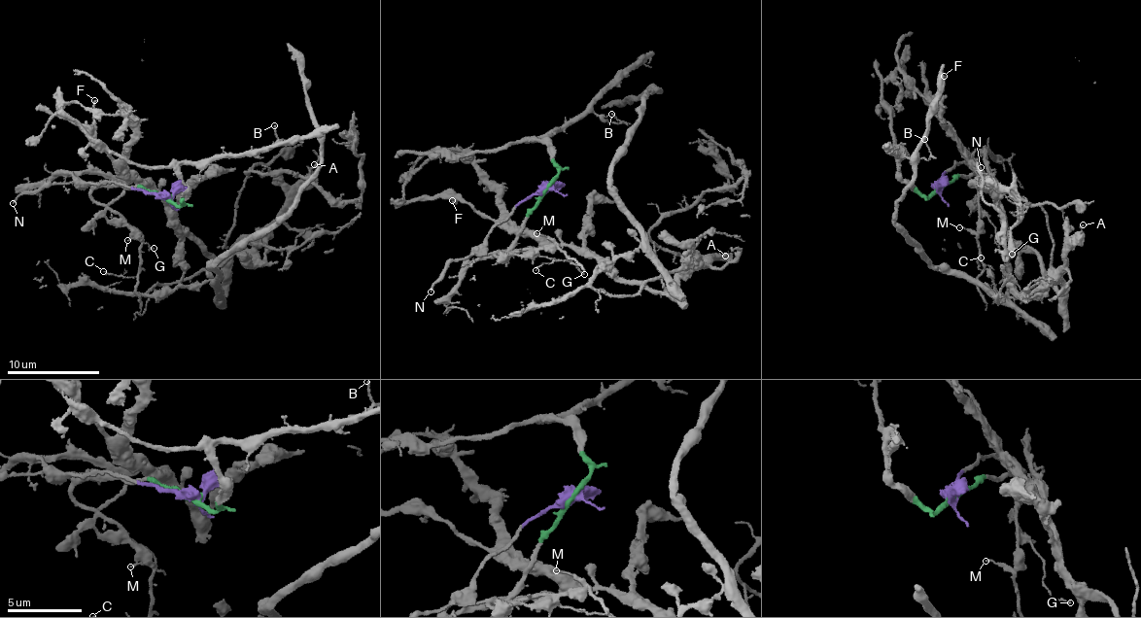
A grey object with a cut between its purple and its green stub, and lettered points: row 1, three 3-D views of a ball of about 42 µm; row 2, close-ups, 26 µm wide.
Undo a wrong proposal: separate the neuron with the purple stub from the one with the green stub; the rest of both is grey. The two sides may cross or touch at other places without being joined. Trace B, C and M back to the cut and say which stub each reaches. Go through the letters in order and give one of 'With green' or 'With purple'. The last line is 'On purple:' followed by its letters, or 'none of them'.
B: With green
C: With green
M: With green
On purple: none of them

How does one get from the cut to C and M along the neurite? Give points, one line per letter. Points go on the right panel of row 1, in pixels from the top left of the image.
C: (938, 188), (959, 176), (982, 174), (978, 178), (976, 236), (982, 271), (977, 268), (980, 257)
M: (938, 188), (959, 176), (982, 174), (979, 172), (978, 178), (981, 218), (976, 232), (958, 226)

